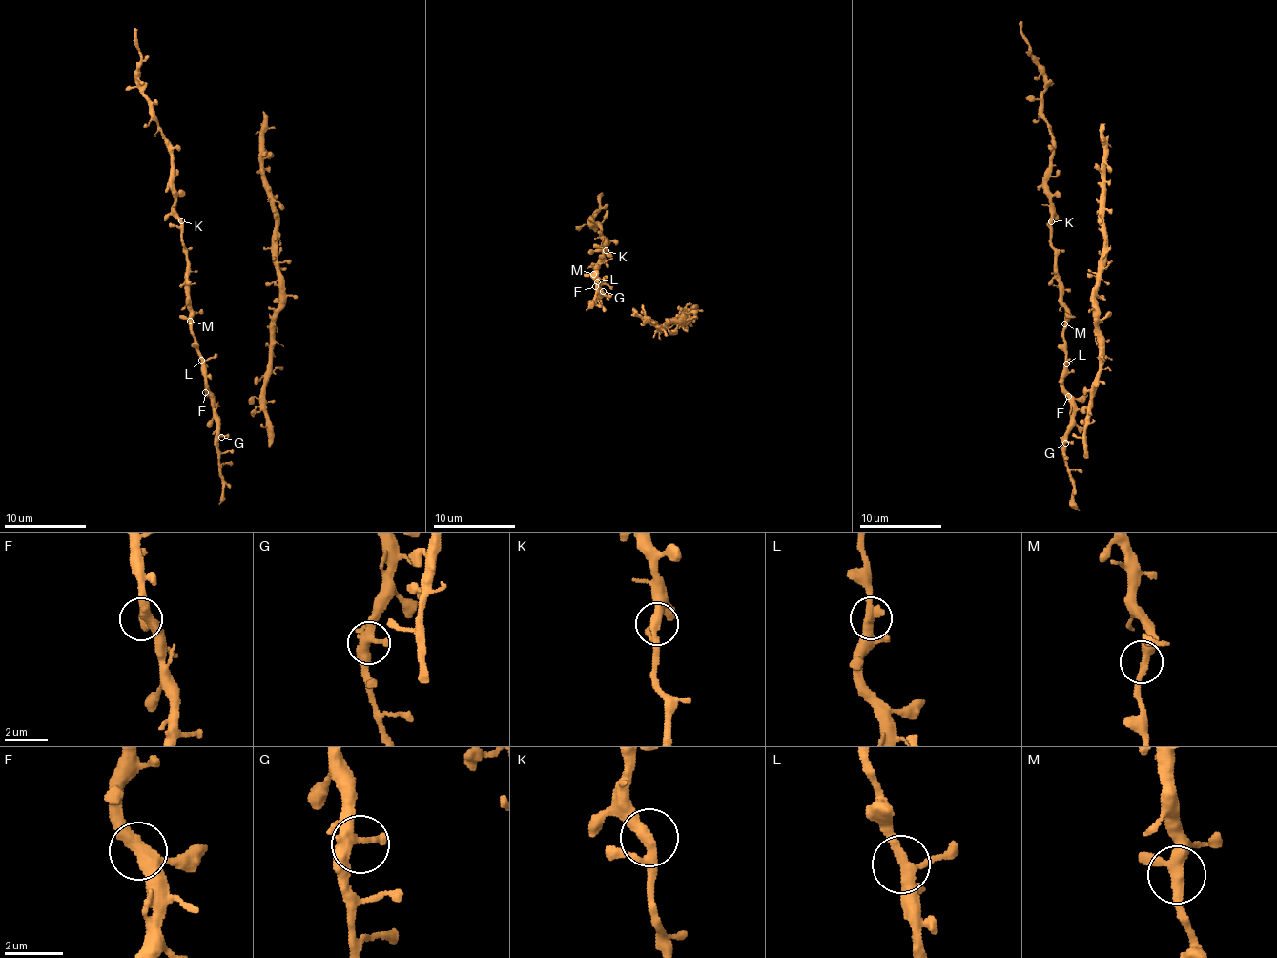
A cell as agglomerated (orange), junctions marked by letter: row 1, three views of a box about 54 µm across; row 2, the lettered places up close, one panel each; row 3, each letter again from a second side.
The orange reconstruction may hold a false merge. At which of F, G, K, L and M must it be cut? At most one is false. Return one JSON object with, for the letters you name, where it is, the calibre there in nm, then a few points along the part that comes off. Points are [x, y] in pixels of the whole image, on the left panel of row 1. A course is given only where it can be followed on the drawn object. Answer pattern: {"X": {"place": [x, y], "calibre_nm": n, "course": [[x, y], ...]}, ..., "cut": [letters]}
{"cut": []}

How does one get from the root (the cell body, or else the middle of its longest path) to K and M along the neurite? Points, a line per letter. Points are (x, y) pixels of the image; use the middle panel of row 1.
K: (599, 286), (596, 281), (601, 280), (593, 275), (605, 260), (602, 253), (606, 250)
M: (599, 286), (596, 281), (601, 280), (593, 274)

